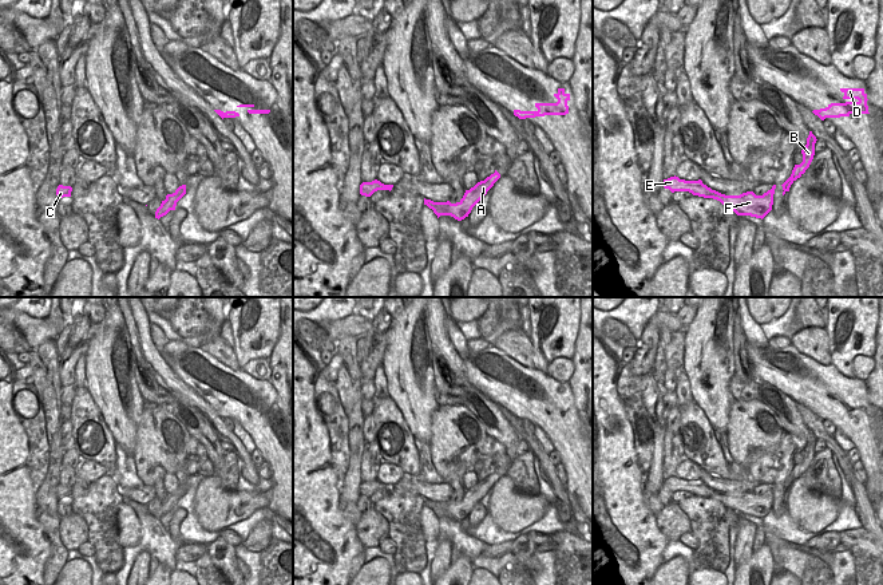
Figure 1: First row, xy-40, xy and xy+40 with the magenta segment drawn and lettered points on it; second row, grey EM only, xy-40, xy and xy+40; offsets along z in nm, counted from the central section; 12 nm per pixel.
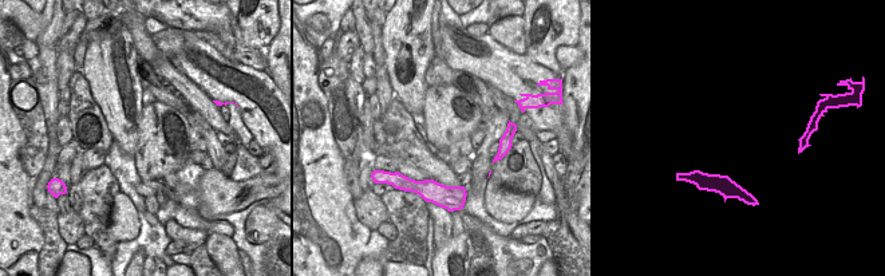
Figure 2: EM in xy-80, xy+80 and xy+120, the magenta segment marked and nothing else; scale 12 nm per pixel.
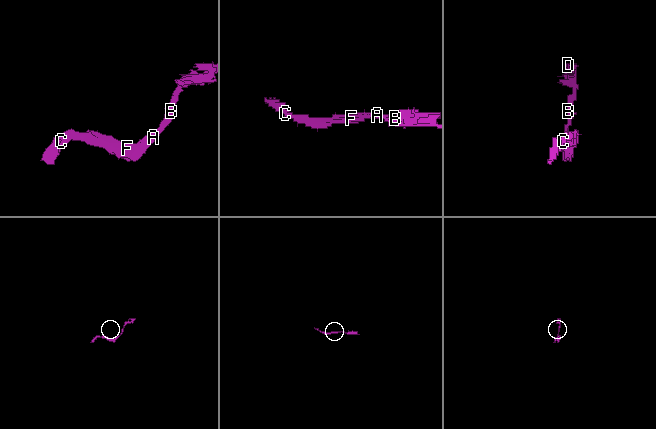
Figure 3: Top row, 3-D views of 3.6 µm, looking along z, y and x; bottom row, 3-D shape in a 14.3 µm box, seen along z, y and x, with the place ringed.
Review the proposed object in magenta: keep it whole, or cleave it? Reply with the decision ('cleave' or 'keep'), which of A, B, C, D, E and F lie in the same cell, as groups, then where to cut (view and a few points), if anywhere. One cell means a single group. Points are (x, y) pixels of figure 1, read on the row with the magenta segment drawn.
keep | A B C D E F | no cut

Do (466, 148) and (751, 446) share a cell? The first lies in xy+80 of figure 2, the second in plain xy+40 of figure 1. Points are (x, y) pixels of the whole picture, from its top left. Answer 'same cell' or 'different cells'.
different cells

